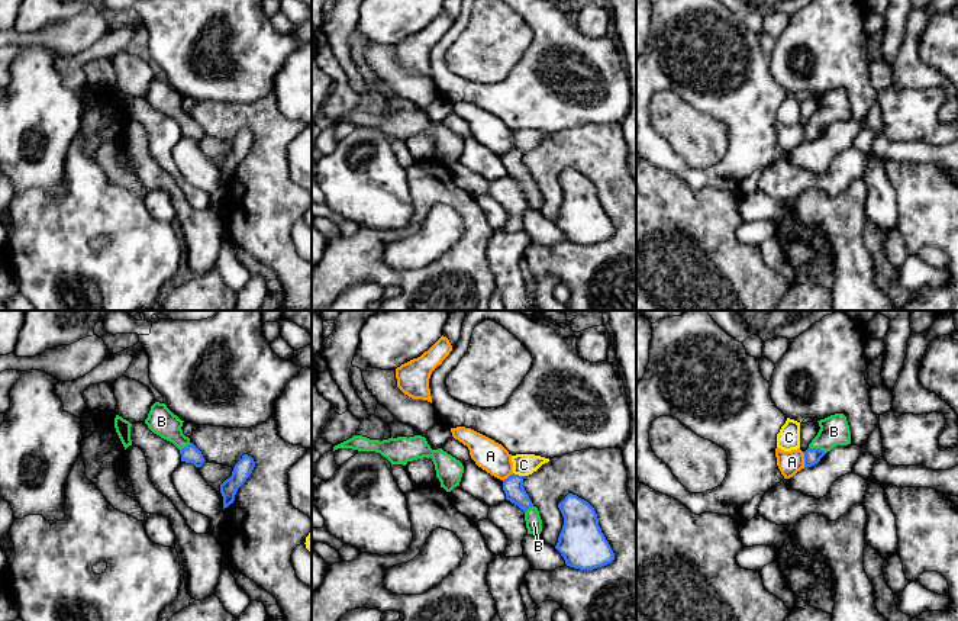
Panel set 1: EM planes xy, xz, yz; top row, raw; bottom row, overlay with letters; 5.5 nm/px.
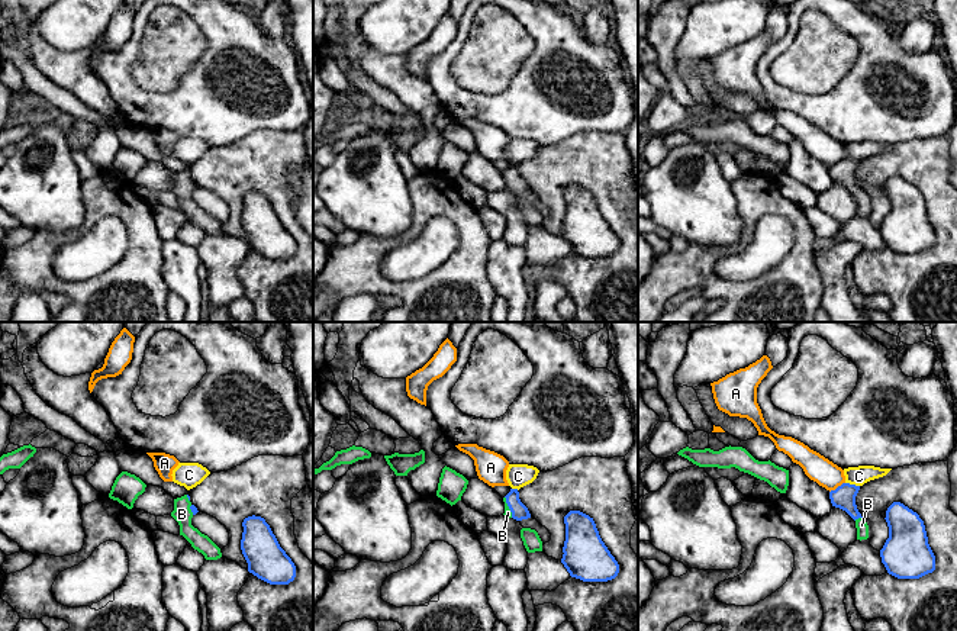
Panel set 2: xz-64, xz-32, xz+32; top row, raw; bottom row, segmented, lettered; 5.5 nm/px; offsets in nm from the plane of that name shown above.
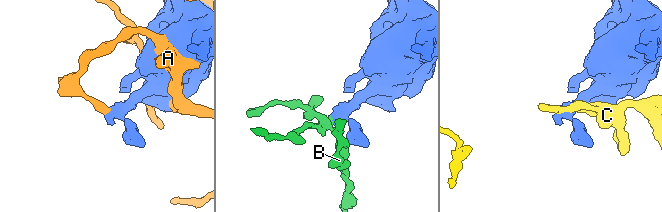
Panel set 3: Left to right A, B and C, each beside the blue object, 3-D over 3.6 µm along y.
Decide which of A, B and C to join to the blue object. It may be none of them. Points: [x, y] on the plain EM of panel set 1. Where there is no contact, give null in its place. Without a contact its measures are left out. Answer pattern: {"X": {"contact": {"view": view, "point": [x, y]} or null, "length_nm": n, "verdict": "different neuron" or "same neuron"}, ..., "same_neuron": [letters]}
{"A": {"contact": {"view": "yz", "point": [805, 134]}, "length_nm": 90, "verdict": "different neuron"}, "B": {"contact": {"view": "yz", "point": [818, 124]}, "length_nm": 100, "verdict": "same neuron"}, "C": {"contact": {"view": "xz", "point": [518, 150]}, "length_nm": 70, "verdict": "different neuron"}, "same_neuron": ["B"]}

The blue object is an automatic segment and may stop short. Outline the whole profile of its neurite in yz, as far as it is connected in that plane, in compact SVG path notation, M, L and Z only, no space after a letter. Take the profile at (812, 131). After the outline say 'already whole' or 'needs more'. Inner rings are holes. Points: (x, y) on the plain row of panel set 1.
M835 89L817 97L820 104L809 119L809 123L803 126L804 142L817 139L833 122L851 119L851 106L844 89Z; needs more

